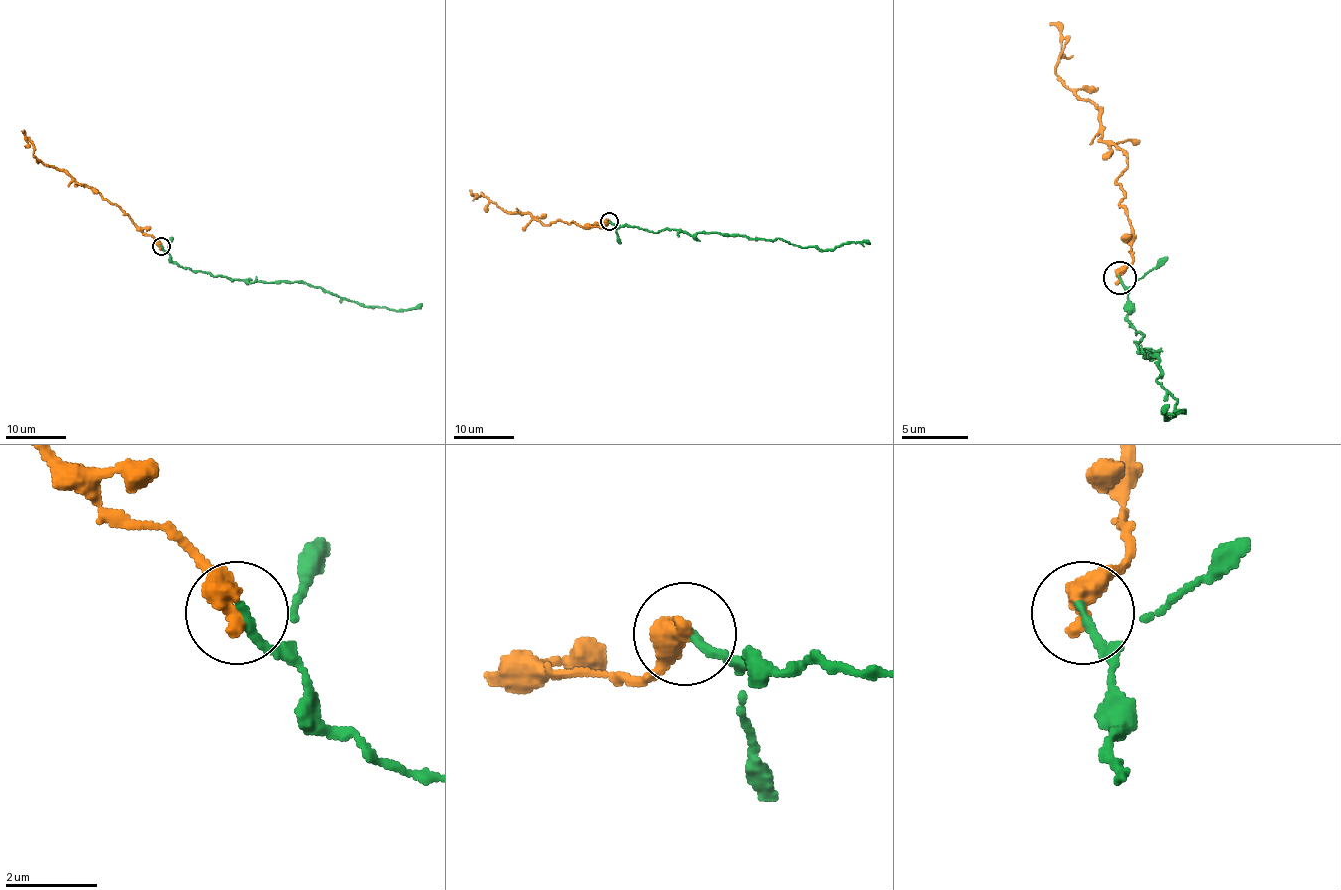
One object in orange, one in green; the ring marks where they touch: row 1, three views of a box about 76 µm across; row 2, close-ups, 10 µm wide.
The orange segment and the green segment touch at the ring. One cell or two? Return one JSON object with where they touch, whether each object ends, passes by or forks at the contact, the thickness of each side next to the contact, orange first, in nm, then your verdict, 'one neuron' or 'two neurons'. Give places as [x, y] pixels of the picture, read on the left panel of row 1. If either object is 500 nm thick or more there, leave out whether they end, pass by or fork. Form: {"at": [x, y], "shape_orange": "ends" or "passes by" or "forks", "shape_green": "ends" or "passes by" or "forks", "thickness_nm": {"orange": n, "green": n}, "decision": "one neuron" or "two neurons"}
{"at": [161, 246], "thickness_nm": {"orange": 550, "green": 170}, "decision": "one neuron"}

